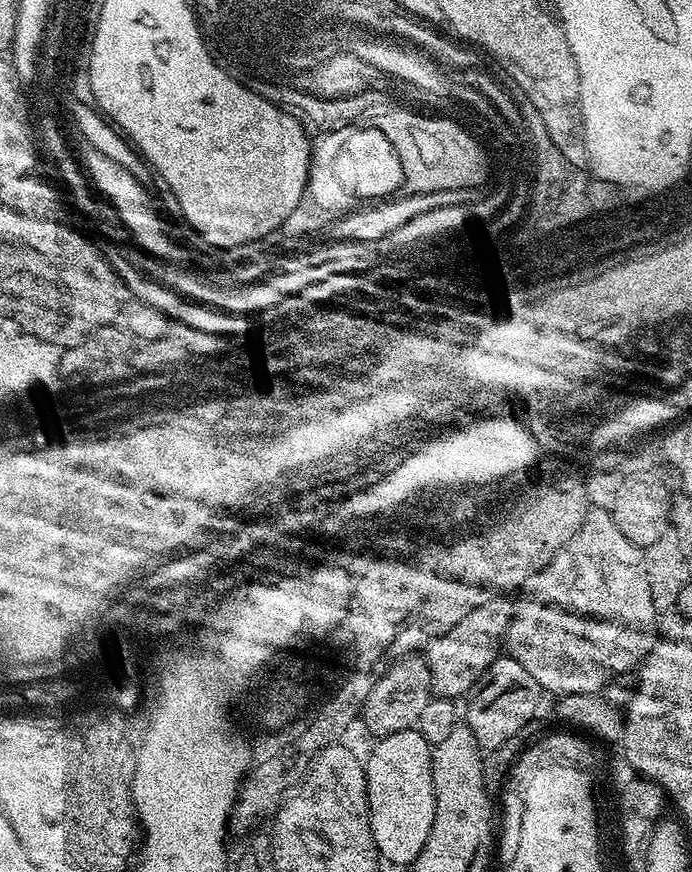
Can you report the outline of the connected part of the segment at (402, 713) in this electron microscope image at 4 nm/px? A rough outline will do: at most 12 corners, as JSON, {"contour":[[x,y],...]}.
{"contour":[[427,659],[389,666],[364,699],[373,737],[415,728],[433,699]]}

